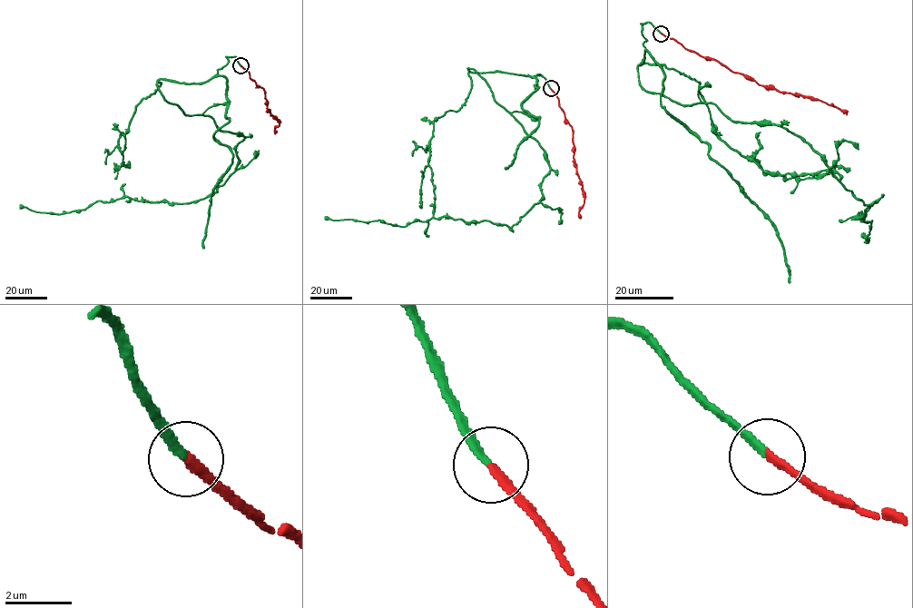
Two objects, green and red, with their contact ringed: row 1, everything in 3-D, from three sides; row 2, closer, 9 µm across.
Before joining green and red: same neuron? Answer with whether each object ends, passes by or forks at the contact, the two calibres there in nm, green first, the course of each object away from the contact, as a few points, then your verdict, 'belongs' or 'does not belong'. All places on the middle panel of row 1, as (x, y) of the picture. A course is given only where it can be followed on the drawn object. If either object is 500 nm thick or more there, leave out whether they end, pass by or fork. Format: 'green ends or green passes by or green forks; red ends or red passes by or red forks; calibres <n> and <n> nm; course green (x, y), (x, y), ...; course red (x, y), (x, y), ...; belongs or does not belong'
green ends; red ends; calibres 220 and 260 nm; course green (551, 88), (539, 74), (468, 68), (550, 168), (541, 199), (511, 227), (324, 217); course red (551, 88), (573, 132), (574, 165), (584, 198), (578, 211), (579, 218); belongs

